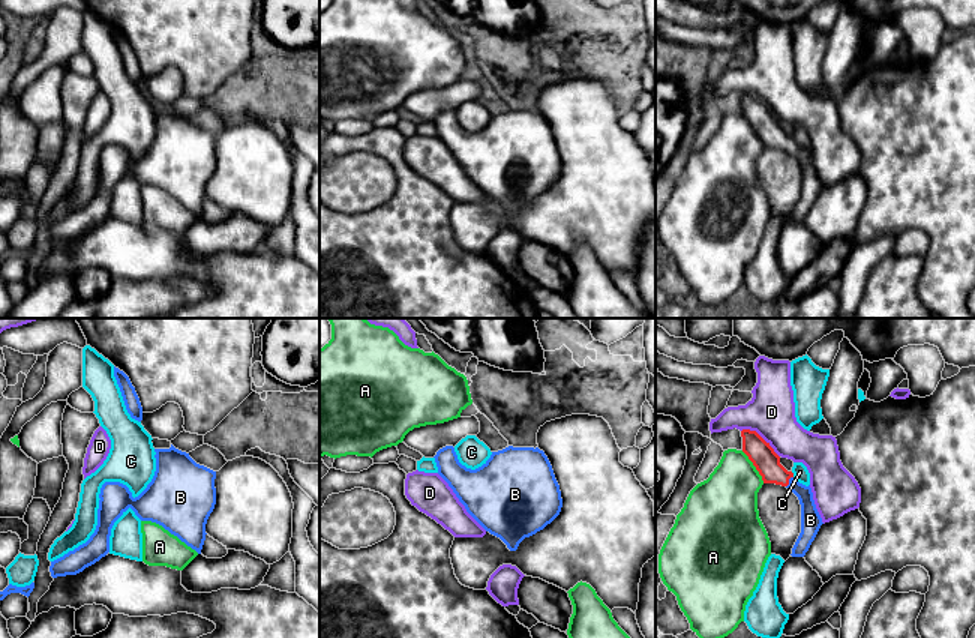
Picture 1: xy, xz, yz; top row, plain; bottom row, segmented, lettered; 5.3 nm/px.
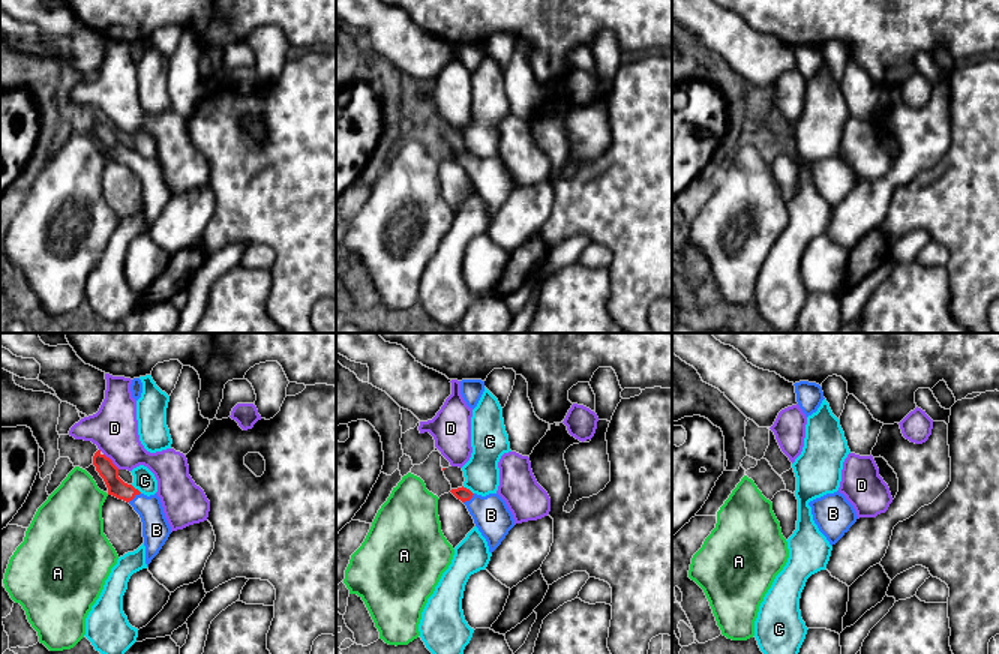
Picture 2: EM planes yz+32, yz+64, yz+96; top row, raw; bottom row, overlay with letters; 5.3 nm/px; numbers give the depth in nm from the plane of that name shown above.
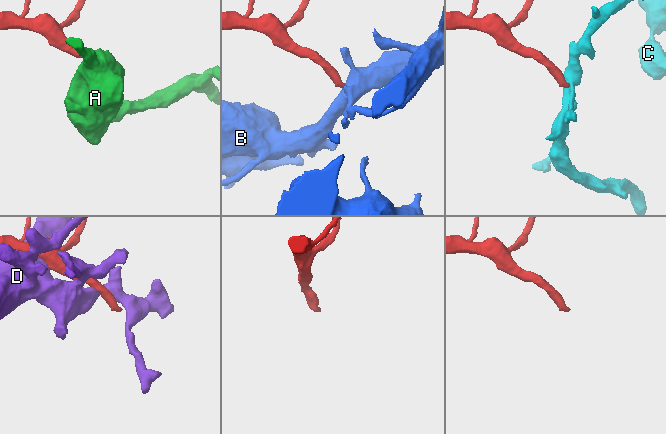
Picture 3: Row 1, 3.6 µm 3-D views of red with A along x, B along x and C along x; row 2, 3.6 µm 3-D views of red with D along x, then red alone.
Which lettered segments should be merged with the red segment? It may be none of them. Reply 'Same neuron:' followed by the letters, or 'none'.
Same neuron: B

